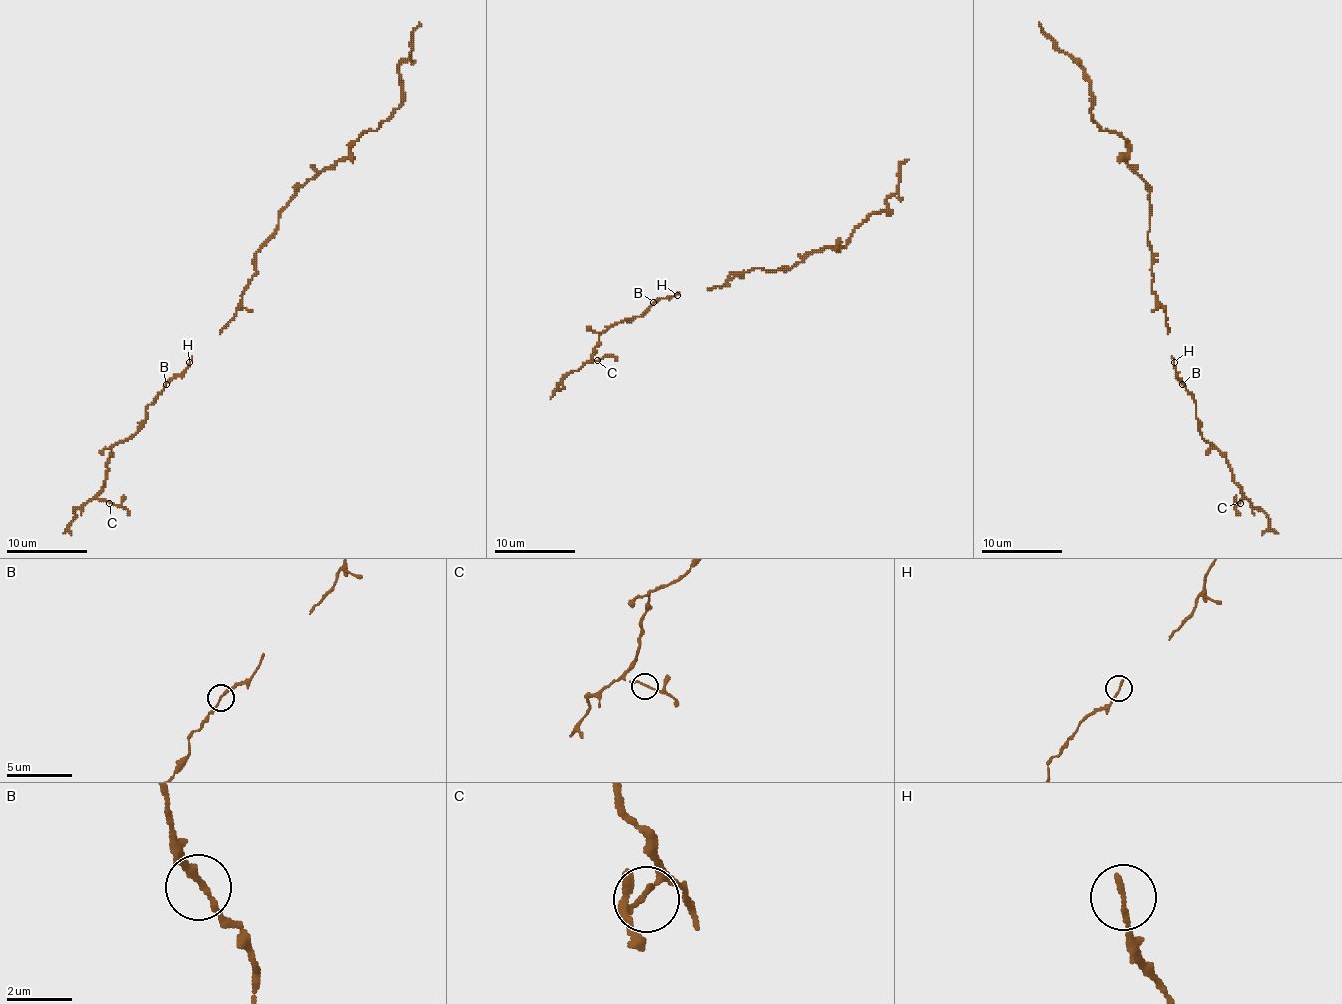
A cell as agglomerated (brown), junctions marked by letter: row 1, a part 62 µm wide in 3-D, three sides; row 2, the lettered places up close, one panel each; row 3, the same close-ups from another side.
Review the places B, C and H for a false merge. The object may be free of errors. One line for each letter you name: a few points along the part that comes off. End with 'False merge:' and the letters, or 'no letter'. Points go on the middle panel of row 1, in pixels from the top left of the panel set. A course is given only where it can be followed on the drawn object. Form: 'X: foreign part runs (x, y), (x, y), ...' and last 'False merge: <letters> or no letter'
False merge: H

